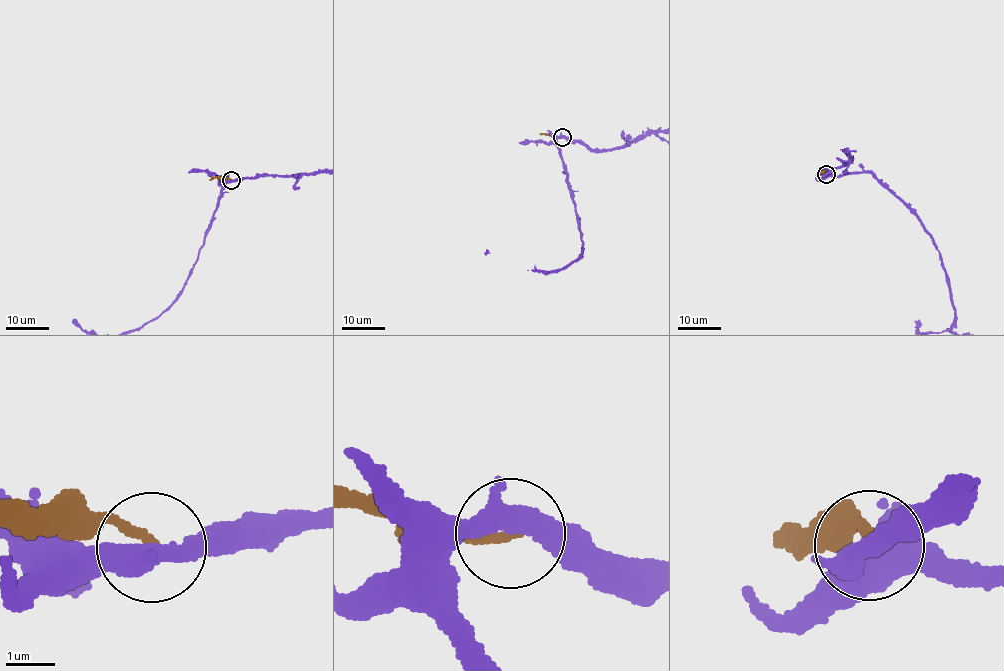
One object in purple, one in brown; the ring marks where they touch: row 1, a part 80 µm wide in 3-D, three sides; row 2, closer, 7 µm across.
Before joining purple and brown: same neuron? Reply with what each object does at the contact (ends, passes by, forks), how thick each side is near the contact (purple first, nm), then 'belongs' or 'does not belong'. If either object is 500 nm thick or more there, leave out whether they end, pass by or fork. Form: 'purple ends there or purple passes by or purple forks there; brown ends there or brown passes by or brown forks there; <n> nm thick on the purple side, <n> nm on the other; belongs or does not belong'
purple passes by; brown ends there; 460 nm thick on the purple side, 200 nm on the other; does not belong

